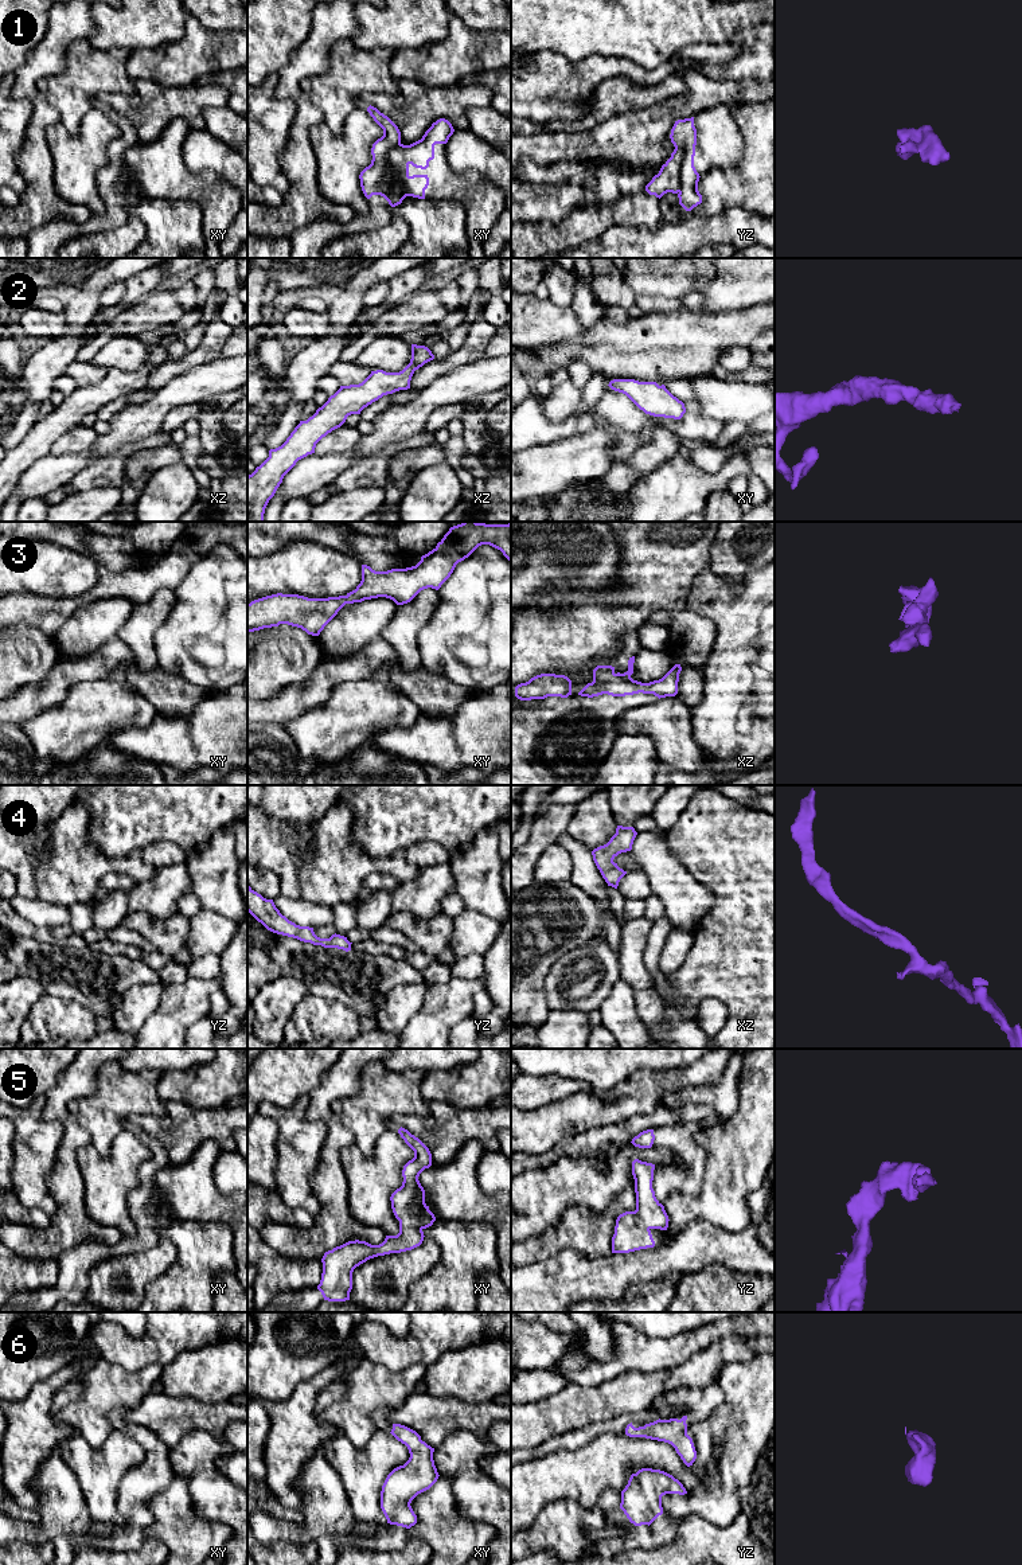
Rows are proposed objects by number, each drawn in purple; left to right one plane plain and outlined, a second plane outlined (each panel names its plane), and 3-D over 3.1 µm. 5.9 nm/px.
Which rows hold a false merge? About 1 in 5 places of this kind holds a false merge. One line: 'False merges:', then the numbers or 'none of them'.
False merges: 1

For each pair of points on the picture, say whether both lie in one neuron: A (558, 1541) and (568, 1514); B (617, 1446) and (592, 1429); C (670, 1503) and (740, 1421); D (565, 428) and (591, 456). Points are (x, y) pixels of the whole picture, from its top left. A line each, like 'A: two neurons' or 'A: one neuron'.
A: one neuron
B: two neurons
C: one neuron
D: two neurons

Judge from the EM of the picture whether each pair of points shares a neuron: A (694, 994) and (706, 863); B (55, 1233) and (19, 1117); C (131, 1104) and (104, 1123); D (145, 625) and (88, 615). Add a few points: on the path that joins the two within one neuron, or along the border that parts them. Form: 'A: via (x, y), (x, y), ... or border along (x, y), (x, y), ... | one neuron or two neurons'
A: via (718, 961), (724, 956), (724, 896) | one neuron
B: border along (47, 1183), (49, 1193), (57, 1202), (51, 1216) | two neurons
C: via (124, 1104), (110, 1116) | one neuron
D: via (131, 624), (125, 624), (120, 619), (102, 619) | one neuron

